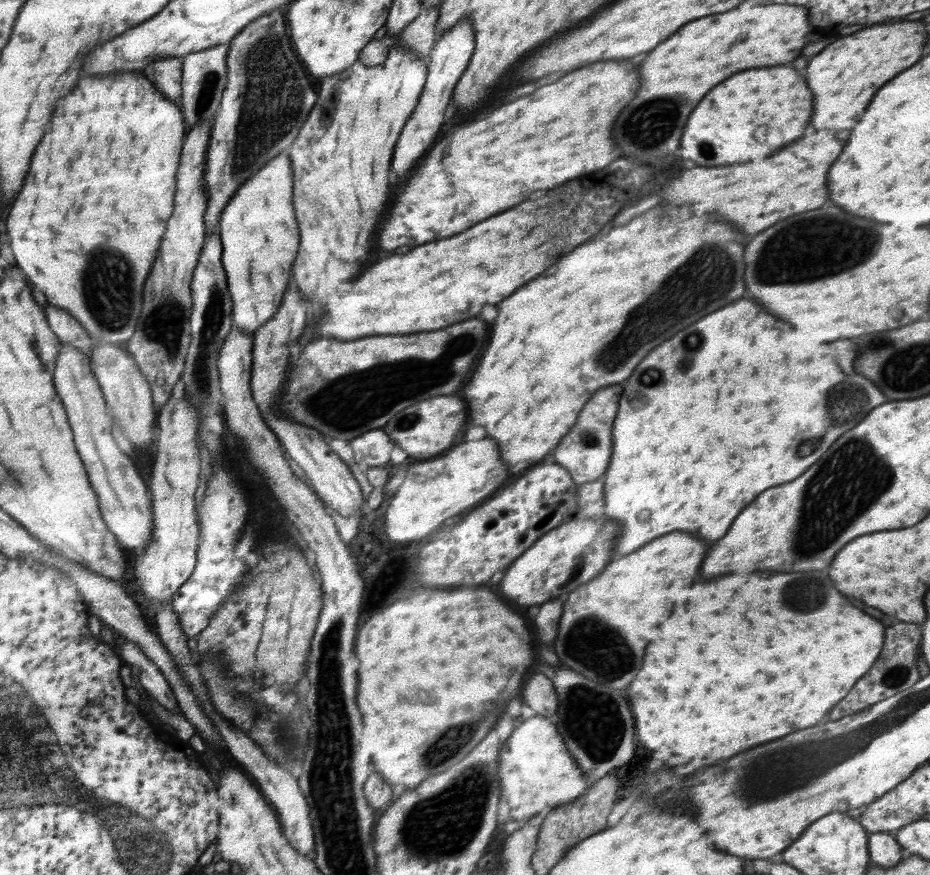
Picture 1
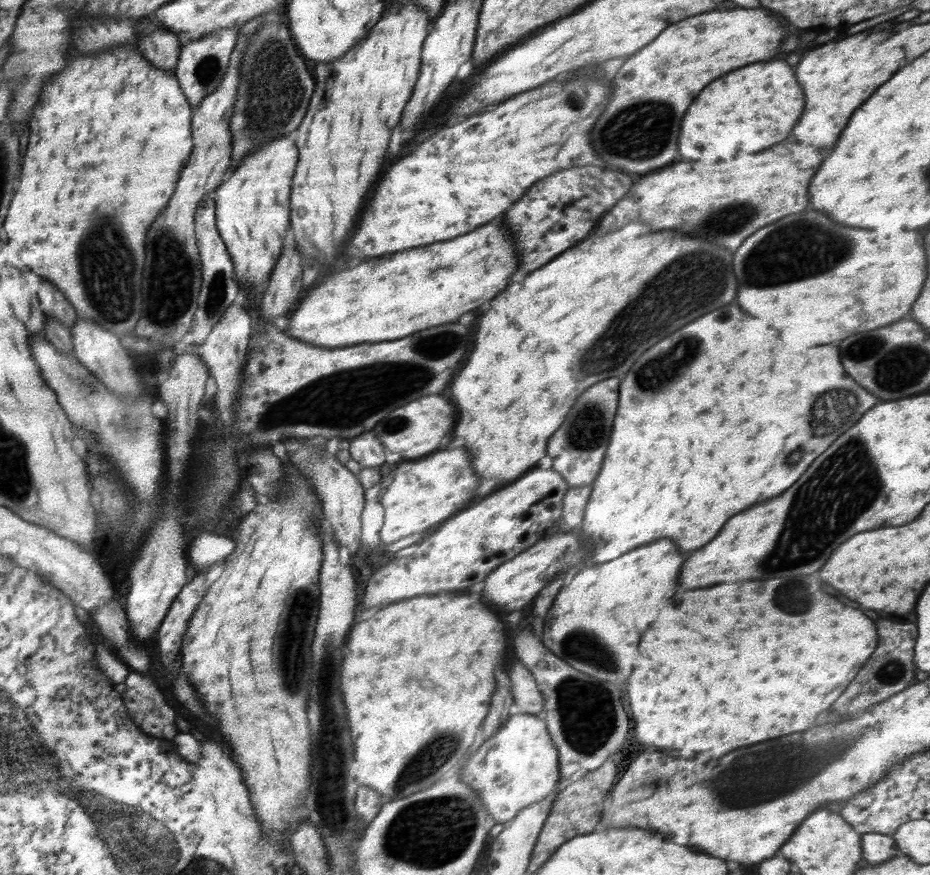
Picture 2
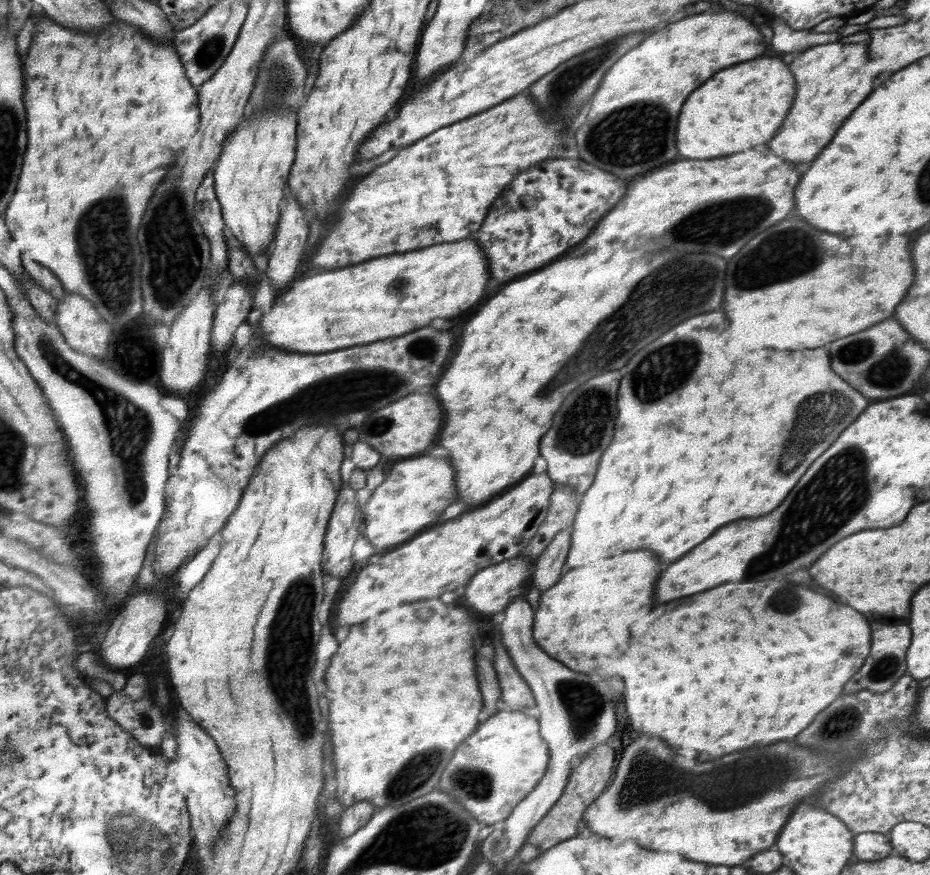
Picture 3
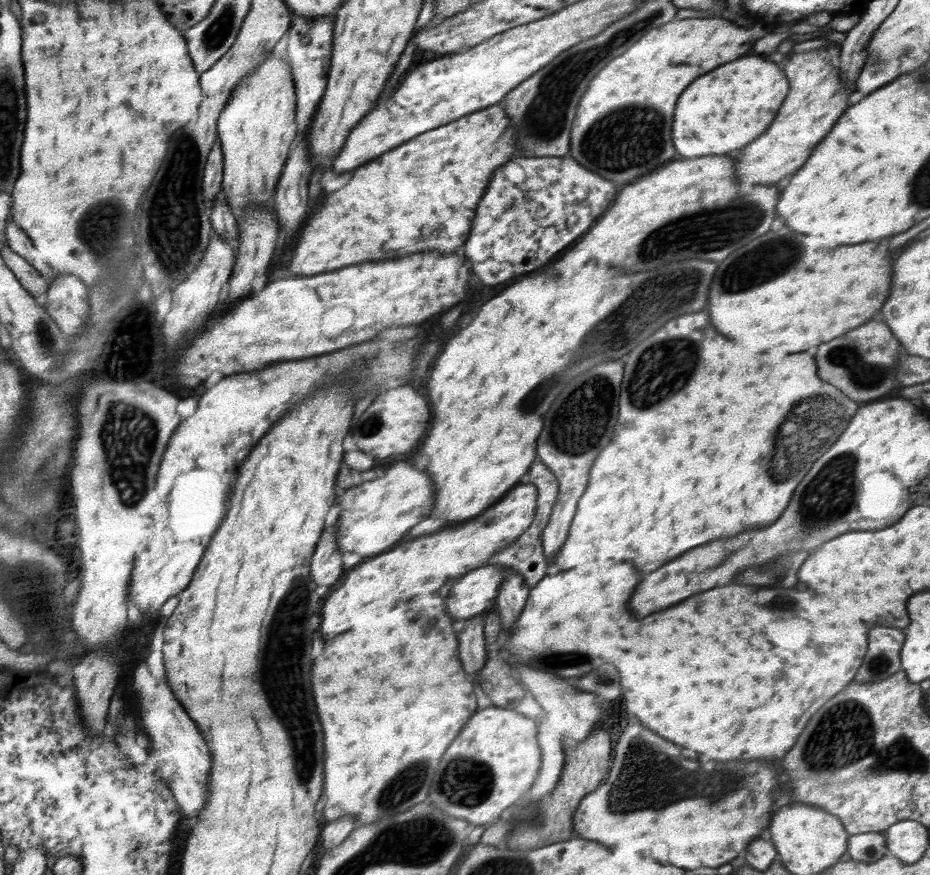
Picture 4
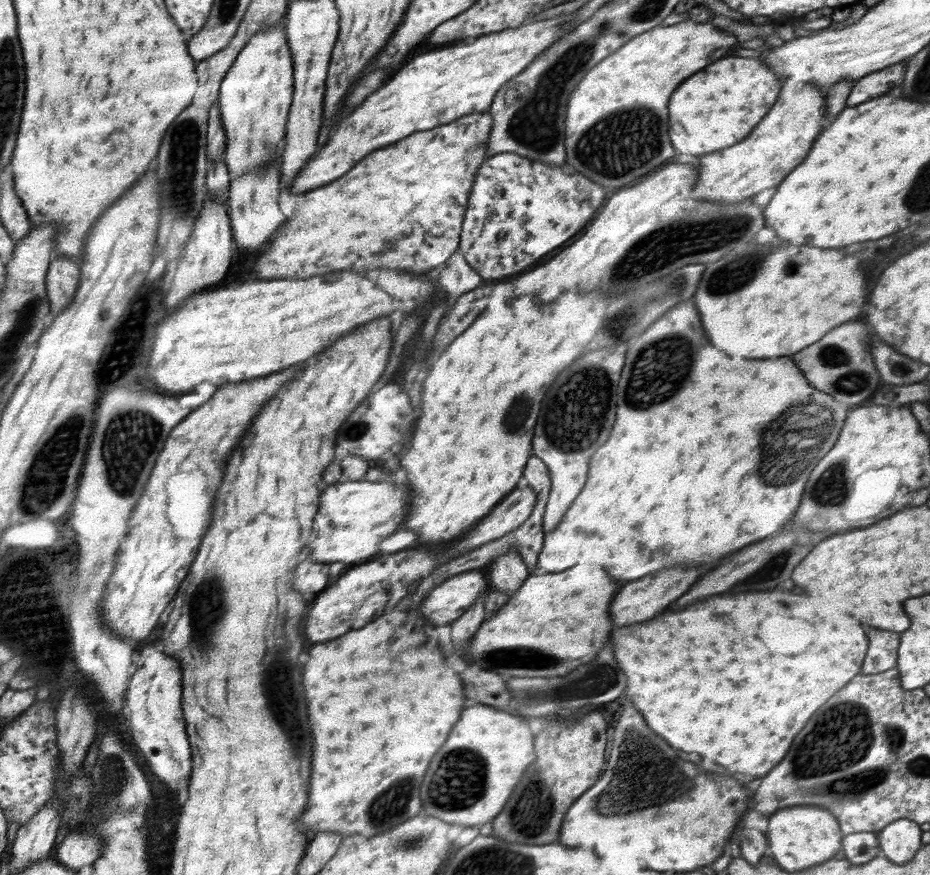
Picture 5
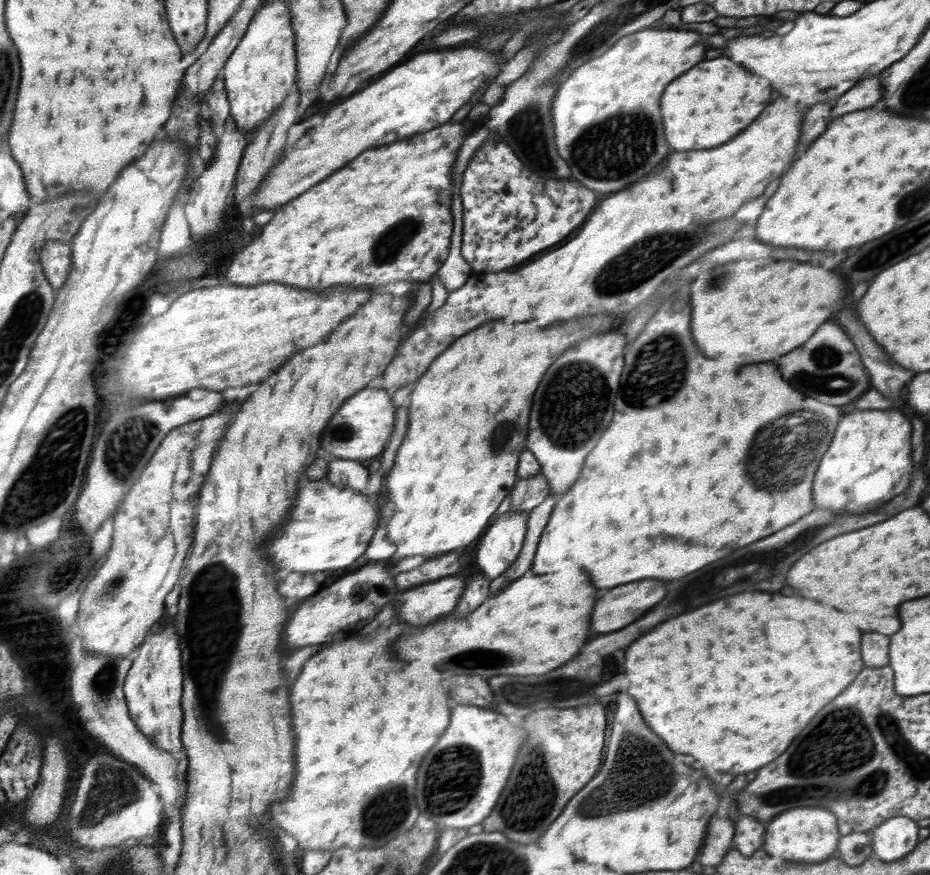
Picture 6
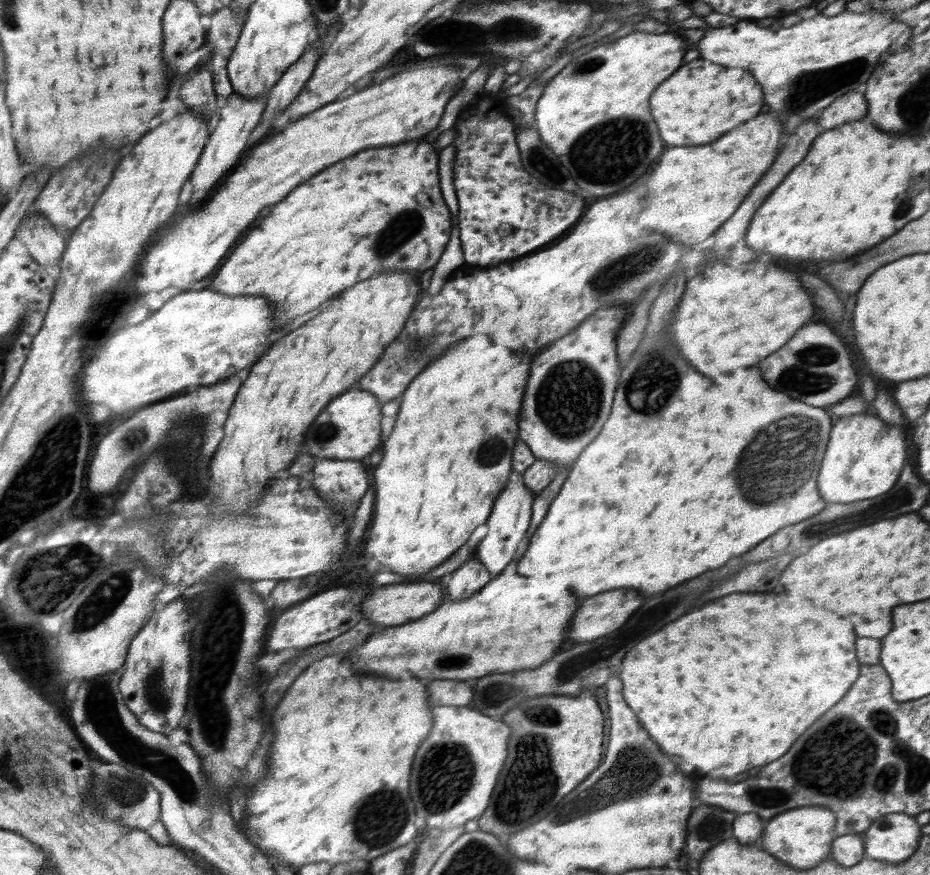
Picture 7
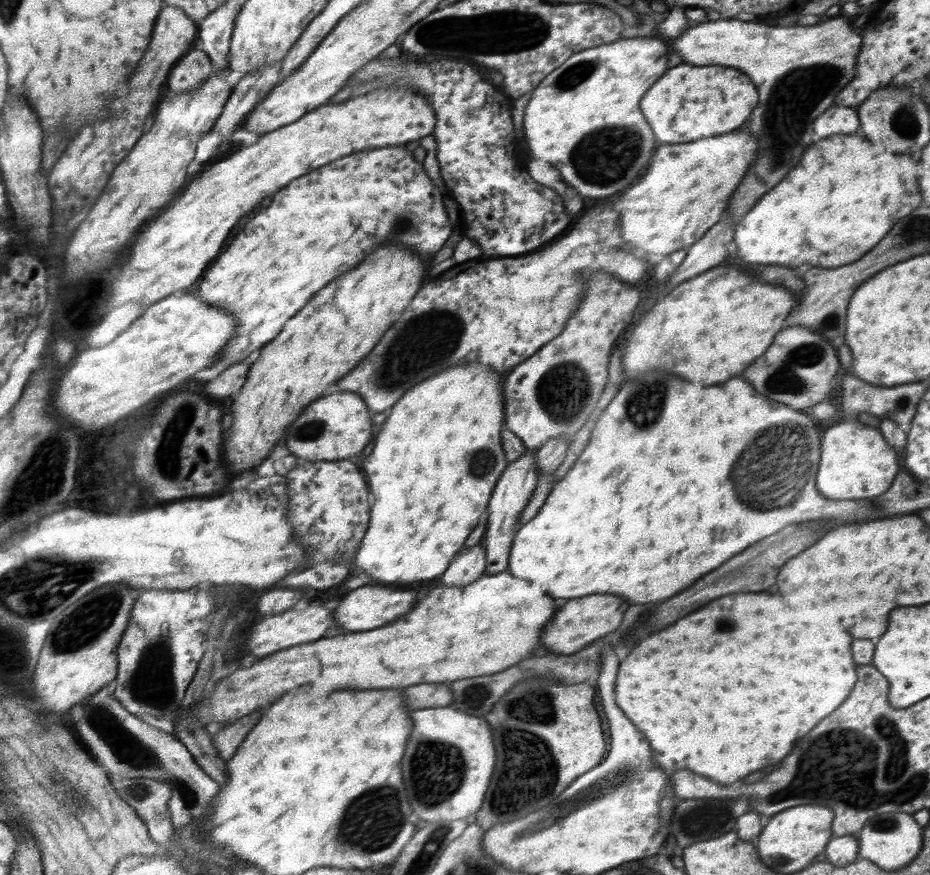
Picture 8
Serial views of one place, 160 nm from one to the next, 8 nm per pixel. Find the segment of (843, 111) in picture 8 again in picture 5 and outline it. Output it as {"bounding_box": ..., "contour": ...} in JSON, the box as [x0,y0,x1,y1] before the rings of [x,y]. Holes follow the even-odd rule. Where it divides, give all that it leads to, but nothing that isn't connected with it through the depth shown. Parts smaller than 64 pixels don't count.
{"bounding_box":[846,61,907,106],"contour":[[[905,61],[871,72],[860,78],[858,82],[853,83],[848,99],[846,99],[846,106],[858,106],[866,100],[872,100],[880,94],[890,92],[890,88],[894,88],[894,86],[900,86],[907,69],[906,64],[904,64]]]}

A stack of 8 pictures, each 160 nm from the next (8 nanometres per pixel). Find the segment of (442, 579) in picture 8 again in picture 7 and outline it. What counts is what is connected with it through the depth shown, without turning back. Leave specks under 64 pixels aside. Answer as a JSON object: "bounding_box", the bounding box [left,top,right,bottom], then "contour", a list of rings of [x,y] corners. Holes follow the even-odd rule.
{"bounding_box":[444,557,492,600],"contour":[[[473,557],[466,561],[458,570],[450,574],[444,582],[448,582],[448,594],[452,600],[464,600],[476,594],[482,586],[490,582],[492,575],[486,567]]]}

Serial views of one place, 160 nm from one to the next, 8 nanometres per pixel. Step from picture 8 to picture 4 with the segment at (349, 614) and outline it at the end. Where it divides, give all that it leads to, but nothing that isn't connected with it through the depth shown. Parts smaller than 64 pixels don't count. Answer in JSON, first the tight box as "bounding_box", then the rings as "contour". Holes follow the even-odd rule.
{"bounding_box":[446,565,506,620],"contour":[[[482,565],[480,568],[467,572],[464,578],[456,581],[456,584],[452,586],[452,594],[446,598],[448,616],[462,620],[462,618],[472,618],[476,614],[490,610],[492,606],[495,606],[496,597],[504,579],[506,574],[502,565]]]}

